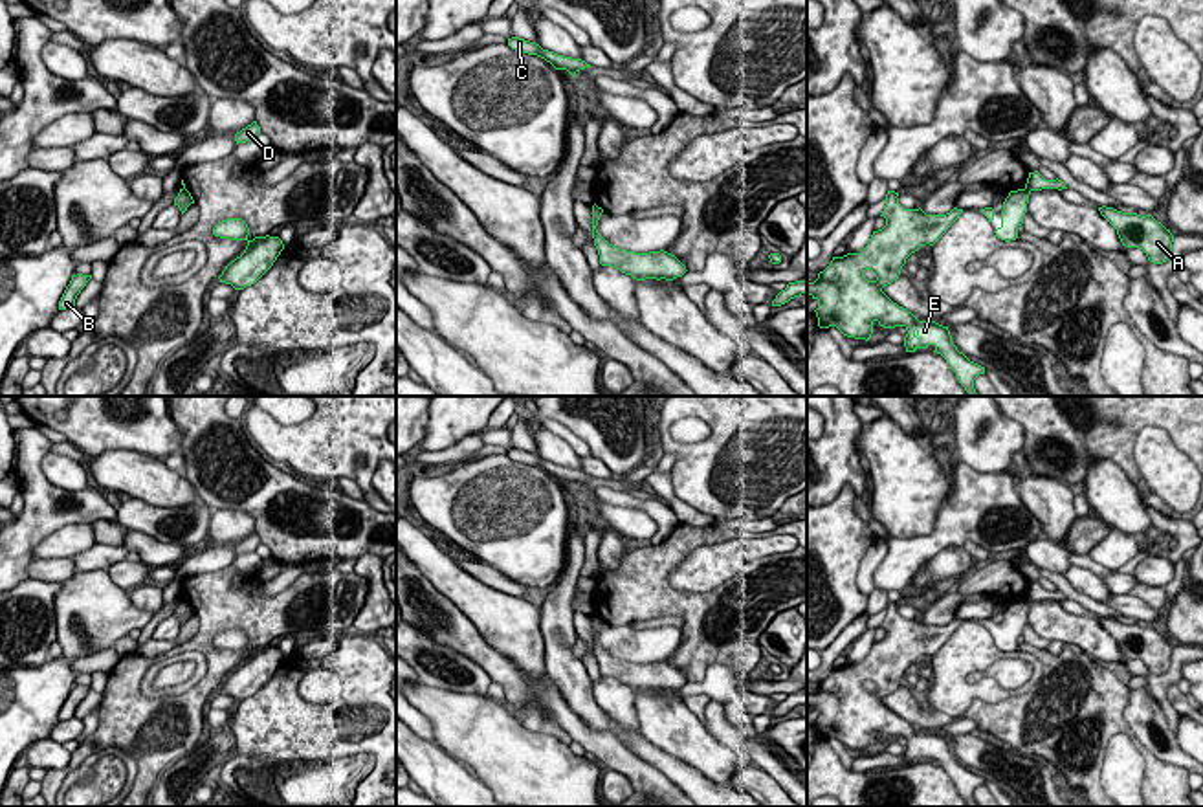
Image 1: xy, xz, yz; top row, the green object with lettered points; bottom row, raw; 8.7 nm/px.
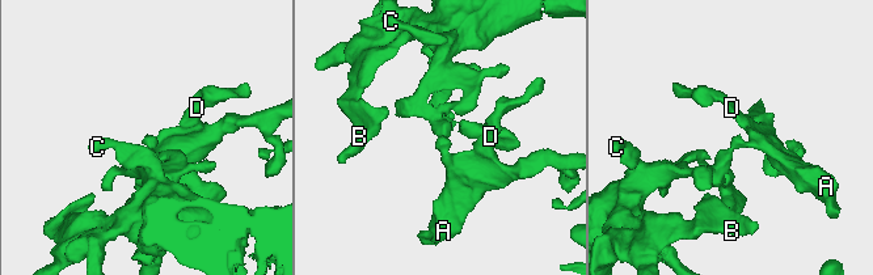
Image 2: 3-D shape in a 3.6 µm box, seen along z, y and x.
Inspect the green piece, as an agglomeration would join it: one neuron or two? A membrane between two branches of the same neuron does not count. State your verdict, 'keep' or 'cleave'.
cleave

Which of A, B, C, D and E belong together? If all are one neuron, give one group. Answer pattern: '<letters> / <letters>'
A D / B C E

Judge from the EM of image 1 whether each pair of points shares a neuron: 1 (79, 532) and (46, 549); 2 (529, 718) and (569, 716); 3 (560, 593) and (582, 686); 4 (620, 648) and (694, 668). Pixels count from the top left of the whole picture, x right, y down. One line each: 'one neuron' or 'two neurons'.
1: one neuron
2: two neurons
3: one neuron
4: two neurons

